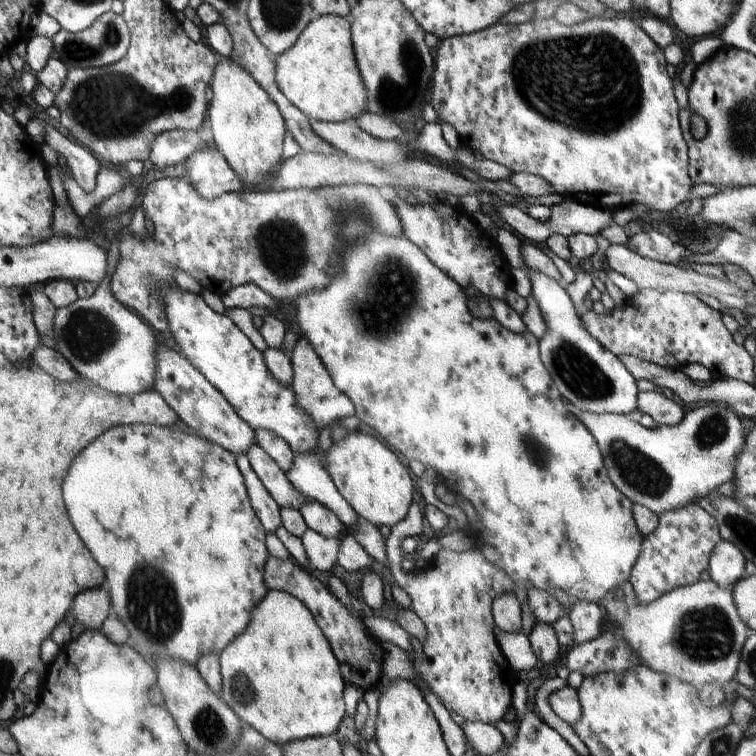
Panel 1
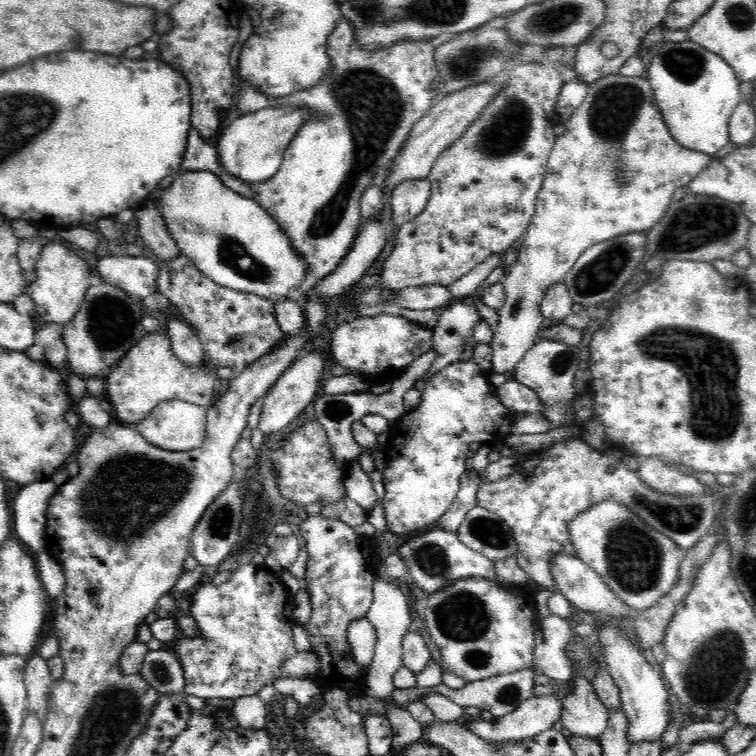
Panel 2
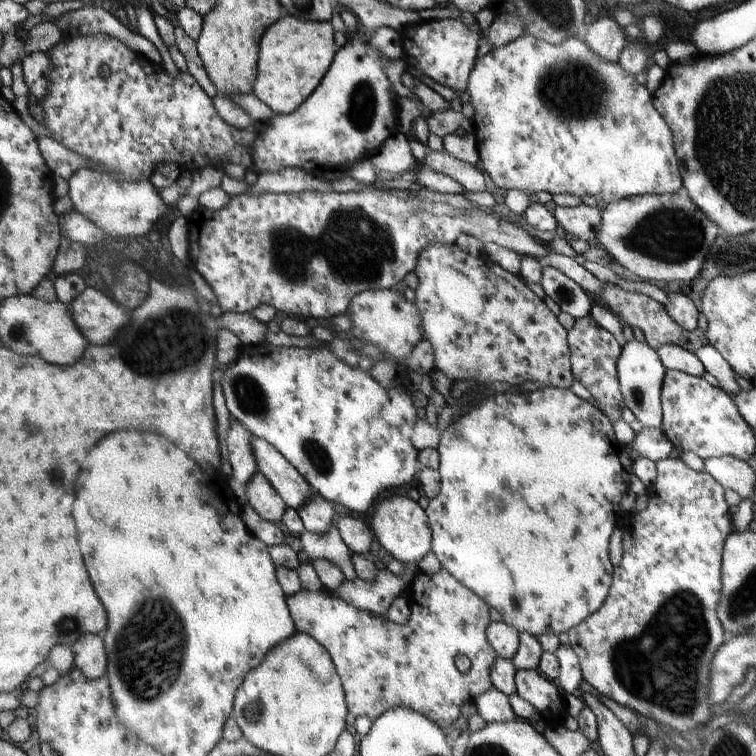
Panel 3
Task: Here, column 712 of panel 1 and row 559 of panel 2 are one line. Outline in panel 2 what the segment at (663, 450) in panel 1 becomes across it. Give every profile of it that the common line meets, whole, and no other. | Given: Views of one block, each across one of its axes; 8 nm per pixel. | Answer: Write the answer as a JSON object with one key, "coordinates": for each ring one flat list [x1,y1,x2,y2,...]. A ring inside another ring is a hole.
{"coordinates":[[437,526,424,534,414,535,398,548,398,554,404,559,404,562,409,569,407,576,409,583,414,587,417,587,420,592,425,595,436,592,439,588,455,583,464,577,486,577,486,579,494,579,494,581,498,581,498,583,504,582,497,579,496,572,494,571,495,561,468,548,468,546,460,541,457,532,448,531,444,529,444,527]]}

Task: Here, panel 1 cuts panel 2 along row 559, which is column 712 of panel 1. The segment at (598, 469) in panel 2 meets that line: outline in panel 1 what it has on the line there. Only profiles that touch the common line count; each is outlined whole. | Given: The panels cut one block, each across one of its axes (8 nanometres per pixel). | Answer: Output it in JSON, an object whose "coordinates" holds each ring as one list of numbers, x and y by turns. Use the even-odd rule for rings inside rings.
{"coordinates":[[697,504,672,508,658,516,655,528,642,541,642,552,632,567,629,578,640,604,650,604,659,596,678,587,694,584,708,569,708,560,720,536,716,519]]}

